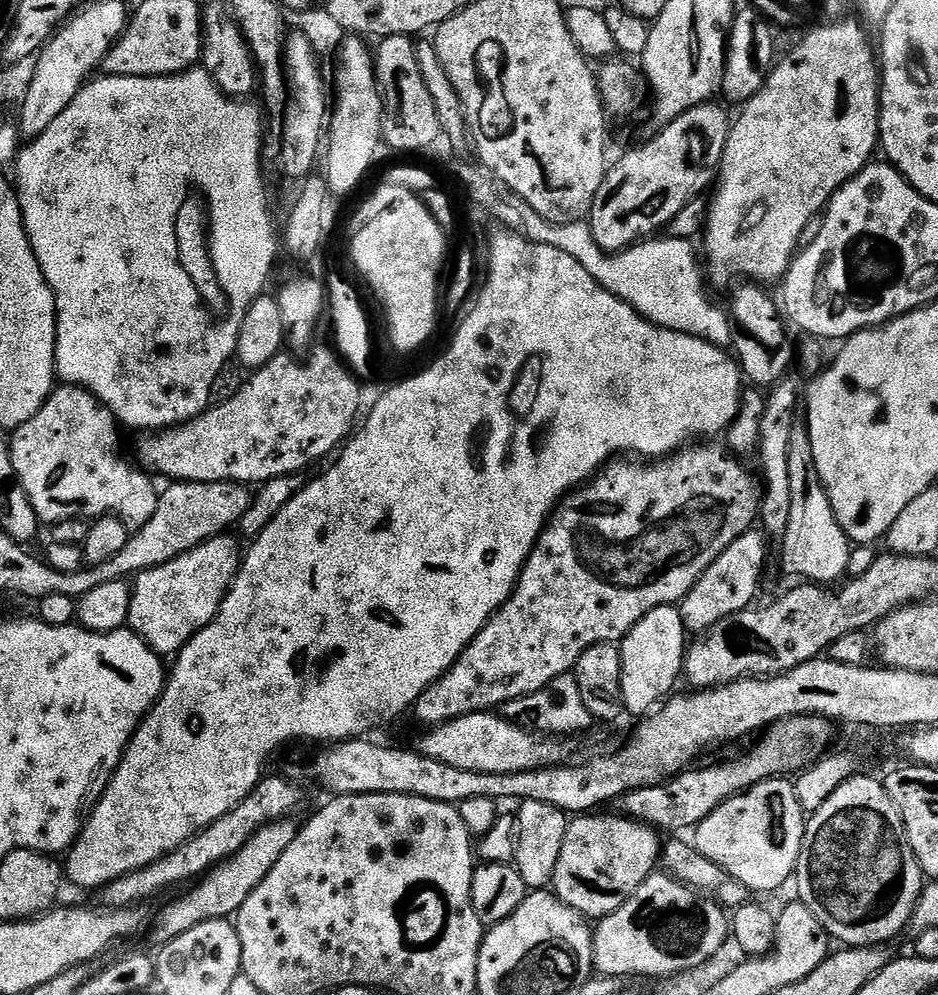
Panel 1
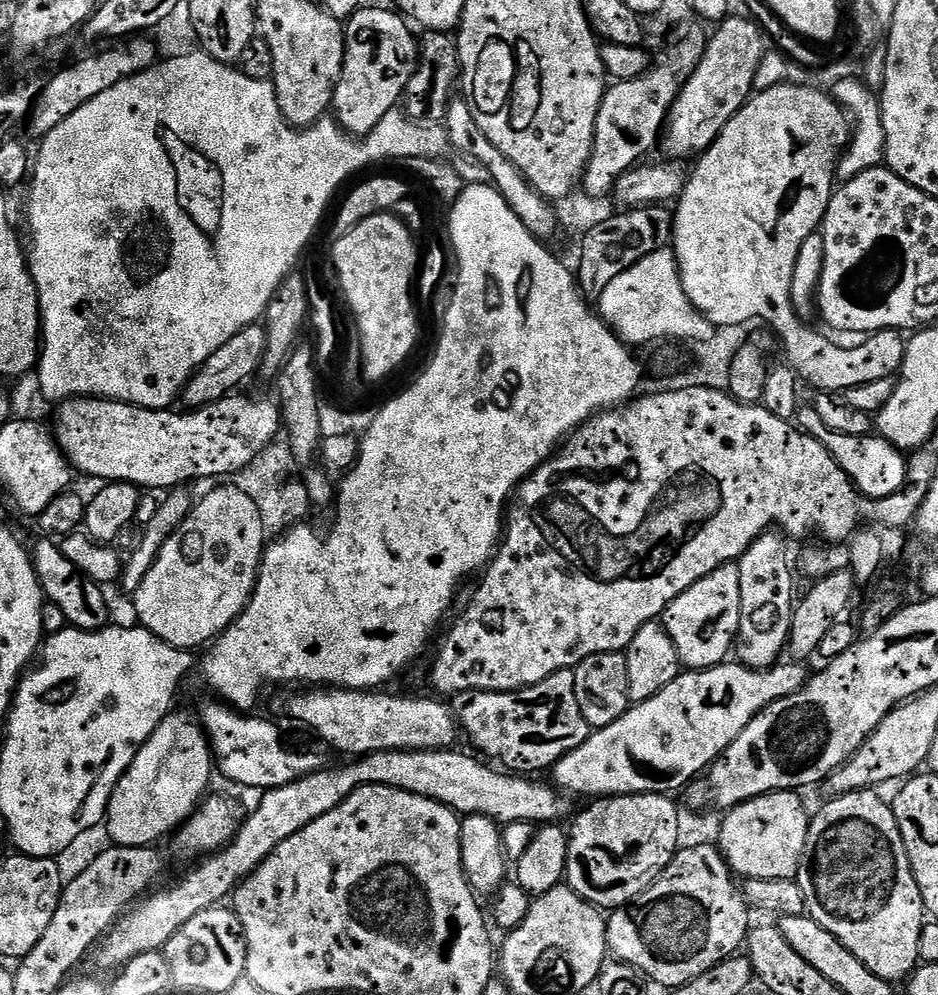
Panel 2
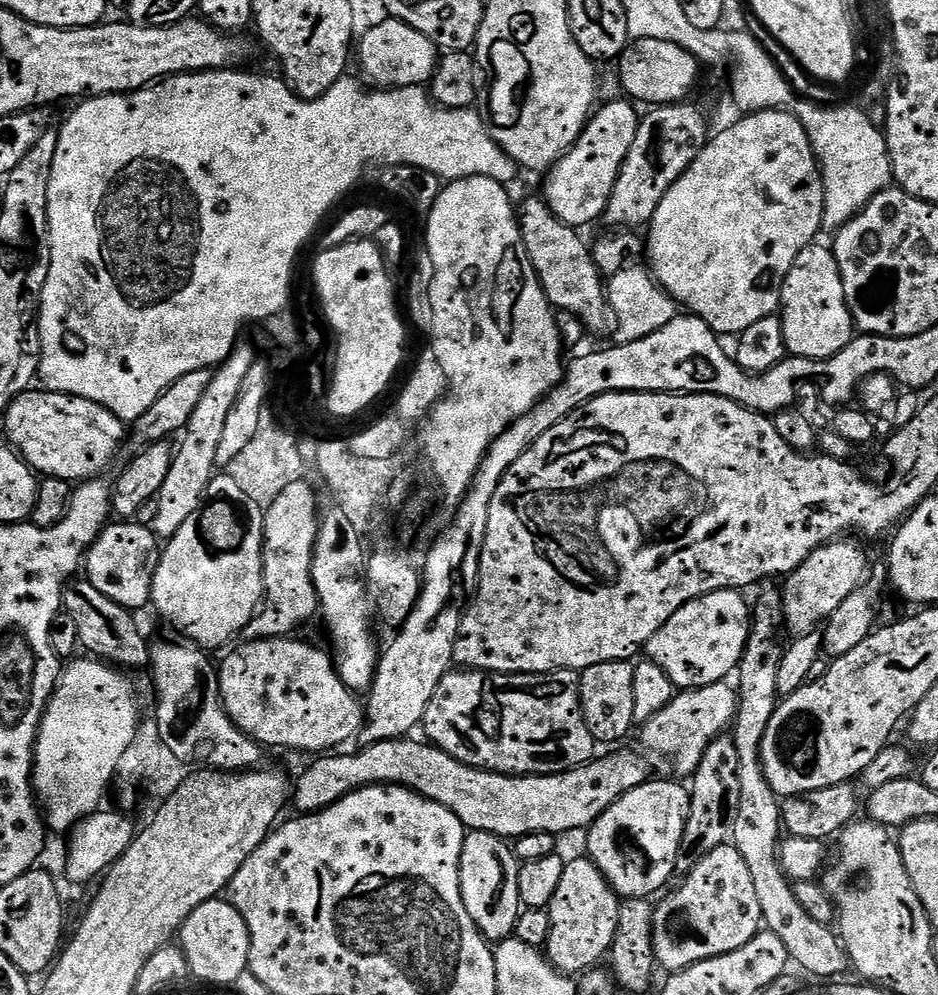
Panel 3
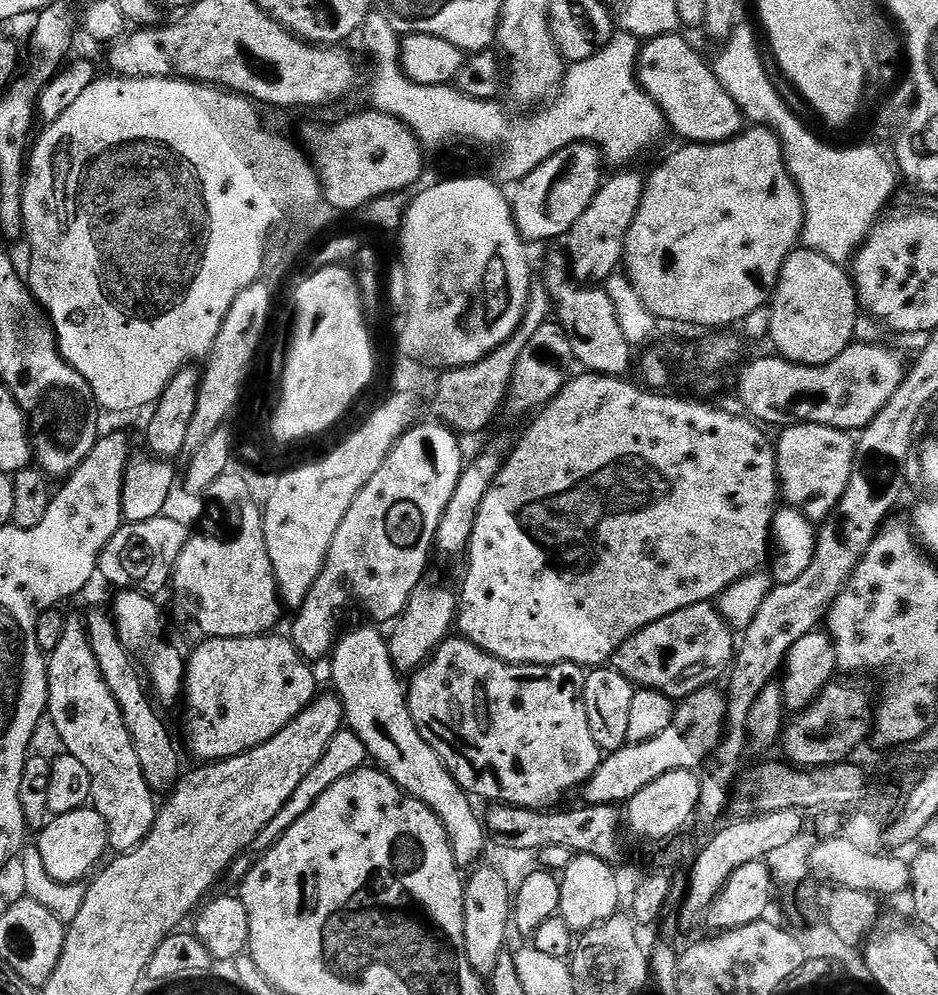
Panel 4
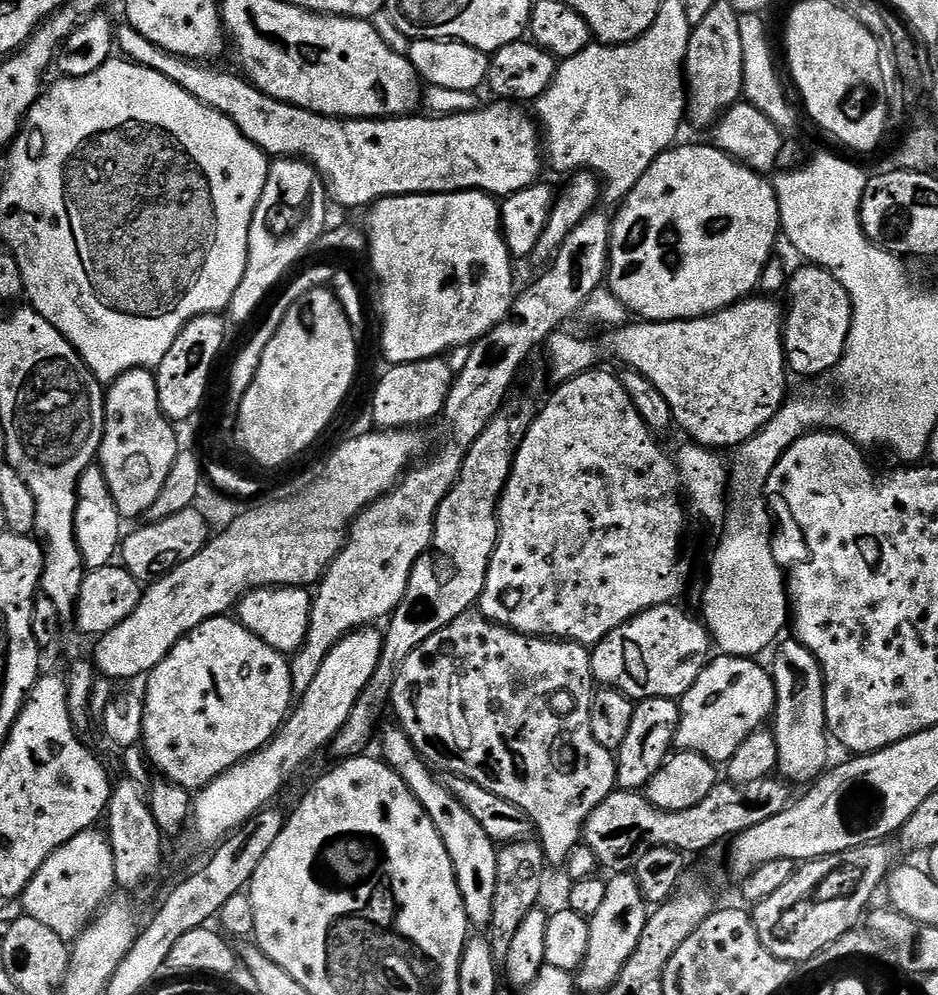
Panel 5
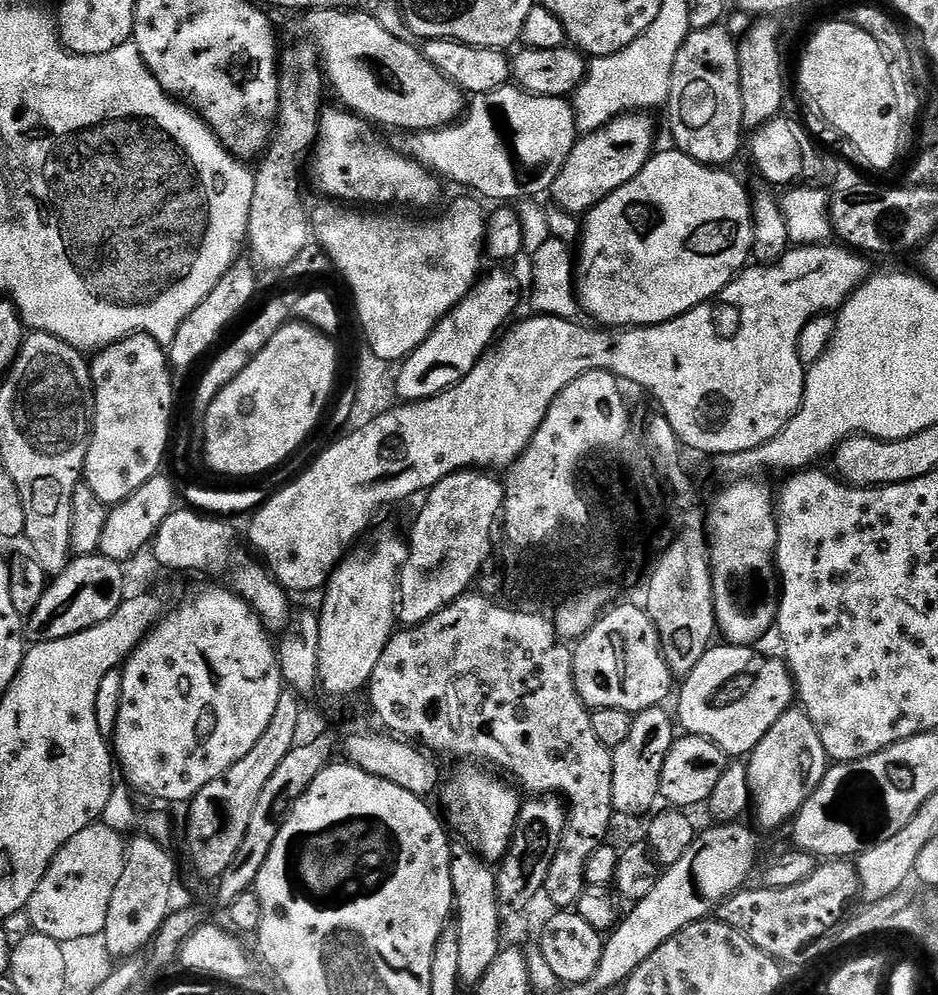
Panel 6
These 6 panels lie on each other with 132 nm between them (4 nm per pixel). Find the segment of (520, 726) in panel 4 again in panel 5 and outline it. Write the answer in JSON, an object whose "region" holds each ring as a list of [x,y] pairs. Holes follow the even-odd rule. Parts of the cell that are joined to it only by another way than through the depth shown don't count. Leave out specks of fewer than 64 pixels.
{"region":[[[473,610],[454,618],[450,626],[442,626],[438,634],[430,634],[406,662],[402,662],[398,678],[392,687],[390,701],[391,711],[396,711],[399,727],[410,738],[417,753],[427,760],[433,769],[445,768],[445,773],[464,776],[470,782],[478,782],[482,790],[490,790],[490,794],[498,794],[498,798],[506,798],[514,802],[532,819],[535,831],[538,833],[538,843],[542,847],[549,865],[563,865],[569,858],[570,852],[582,842],[582,833],[586,818],[602,806],[602,802],[610,793],[617,791],[616,758],[609,749],[598,746],[594,738],[594,730],[590,726],[590,706],[594,681],[592,679],[592,654],[583,644],[575,644],[573,640],[554,640],[547,636],[523,636],[501,624],[491,624],[485,620],[479,611]]]}

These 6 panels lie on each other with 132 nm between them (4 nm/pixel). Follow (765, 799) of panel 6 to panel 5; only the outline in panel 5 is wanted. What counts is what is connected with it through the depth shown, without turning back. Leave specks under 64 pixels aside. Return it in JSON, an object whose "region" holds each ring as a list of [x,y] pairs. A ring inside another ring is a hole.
{"region":[[[795,638],[781,639],[775,652],[770,671],[772,681],[776,683],[776,711],[770,730],[776,735],[778,772],[788,782],[812,782],[825,771],[829,763],[830,737],[824,709],[824,676],[814,654]]]}

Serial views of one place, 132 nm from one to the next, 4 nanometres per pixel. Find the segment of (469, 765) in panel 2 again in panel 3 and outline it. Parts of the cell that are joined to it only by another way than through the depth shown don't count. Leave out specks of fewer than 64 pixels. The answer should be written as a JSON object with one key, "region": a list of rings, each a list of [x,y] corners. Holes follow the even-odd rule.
{"region":[[[401,738],[398,740],[383,740],[374,745],[366,745],[361,747],[356,752],[344,752],[341,751],[339,754],[320,754],[315,757],[316,760],[304,773],[301,774],[297,780],[294,780],[294,800],[296,796],[296,812],[300,814],[307,814],[310,812],[319,812],[321,808],[328,808],[329,805],[340,800],[346,794],[350,792],[356,792],[359,788],[366,788],[369,784],[400,784],[403,788],[408,788],[411,792],[416,792],[420,796],[425,796],[428,800],[438,802],[442,806],[446,806],[446,810],[450,810],[456,815],[461,822],[464,823],[465,829],[474,832],[492,832],[495,836],[501,838],[519,838],[527,836],[528,833],[536,832],[550,832],[553,834],[561,834],[560,832],[576,832],[587,829],[592,825],[597,818],[599,818],[607,808],[609,808],[614,801],[618,798],[622,798],[630,790],[634,790],[638,786],[648,783],[650,779],[650,773],[648,773],[648,764],[643,760],[645,757],[641,755],[639,751],[636,752],[612,752],[609,756],[599,758],[593,758],[586,764],[580,764],[576,768],[572,768],[569,772],[555,772],[552,776],[502,776],[499,772],[485,772],[482,768],[471,768],[466,766],[462,762],[458,762],[454,758],[450,758],[450,754],[443,752],[441,748],[437,748],[435,744],[431,742],[423,742],[419,744],[418,741],[412,740],[416,738]]]}

